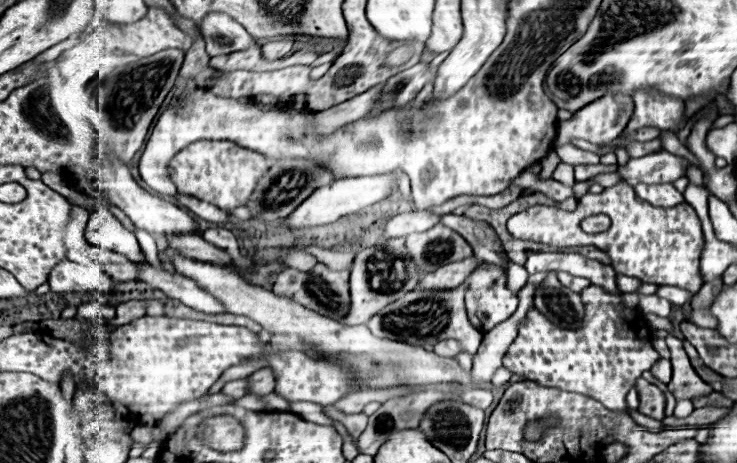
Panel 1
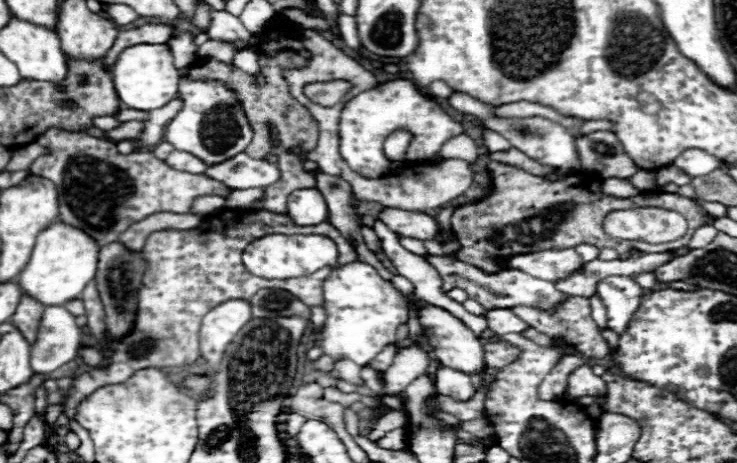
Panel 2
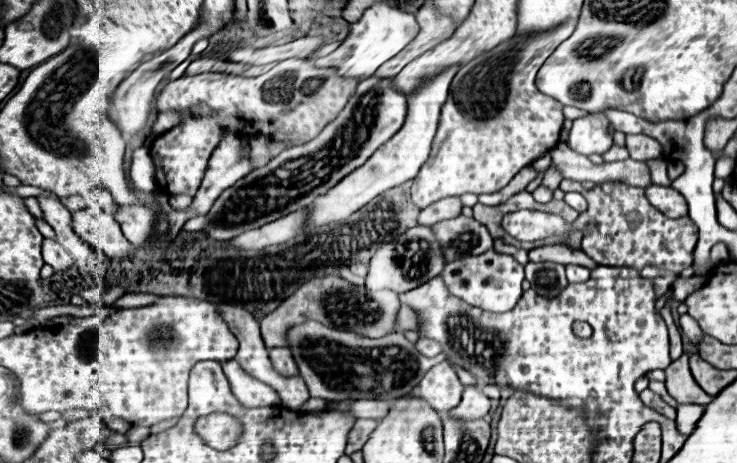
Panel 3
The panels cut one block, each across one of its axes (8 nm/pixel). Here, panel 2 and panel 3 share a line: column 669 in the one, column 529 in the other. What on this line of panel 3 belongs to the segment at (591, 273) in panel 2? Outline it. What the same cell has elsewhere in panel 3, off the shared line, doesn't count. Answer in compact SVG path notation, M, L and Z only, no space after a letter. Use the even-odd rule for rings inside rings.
M556 244L556 246L542 246L536 248L532 252L528 252L530 262L554 262L554 264L576 264L576 266L584 266L584 268L596 268L598 264L588 258L582 250L570 250L568 246Z

